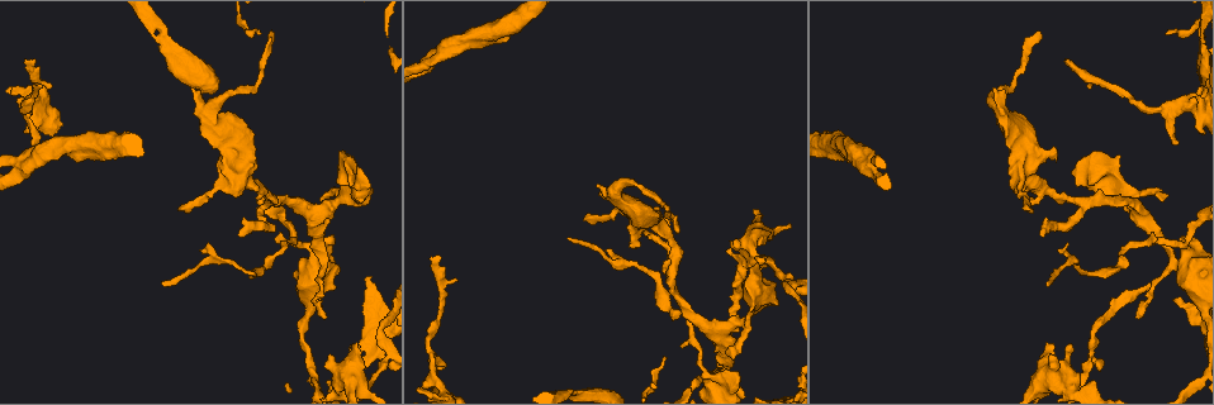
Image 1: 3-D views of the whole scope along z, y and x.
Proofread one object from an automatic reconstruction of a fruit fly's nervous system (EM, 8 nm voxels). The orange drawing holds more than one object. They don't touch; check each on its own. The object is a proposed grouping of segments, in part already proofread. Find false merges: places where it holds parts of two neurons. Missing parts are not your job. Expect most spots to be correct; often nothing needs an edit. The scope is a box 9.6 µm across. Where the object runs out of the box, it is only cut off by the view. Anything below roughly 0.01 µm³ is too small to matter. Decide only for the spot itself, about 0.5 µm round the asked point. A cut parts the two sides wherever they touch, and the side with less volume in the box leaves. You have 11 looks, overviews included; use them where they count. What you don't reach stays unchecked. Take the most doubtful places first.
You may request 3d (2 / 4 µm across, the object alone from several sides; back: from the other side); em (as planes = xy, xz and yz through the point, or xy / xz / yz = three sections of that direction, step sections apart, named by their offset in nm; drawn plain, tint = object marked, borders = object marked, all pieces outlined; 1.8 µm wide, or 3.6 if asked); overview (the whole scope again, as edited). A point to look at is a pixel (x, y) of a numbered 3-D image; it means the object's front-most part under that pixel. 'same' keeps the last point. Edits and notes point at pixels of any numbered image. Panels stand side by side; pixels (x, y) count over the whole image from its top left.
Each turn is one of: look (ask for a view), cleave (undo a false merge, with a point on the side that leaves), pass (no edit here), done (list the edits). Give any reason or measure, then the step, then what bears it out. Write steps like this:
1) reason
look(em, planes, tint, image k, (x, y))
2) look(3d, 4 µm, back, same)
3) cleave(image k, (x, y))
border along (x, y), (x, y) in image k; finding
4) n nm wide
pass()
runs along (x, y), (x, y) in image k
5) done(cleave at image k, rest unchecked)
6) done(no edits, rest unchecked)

look(3d, 4 µm, image 1, (1184, 265))

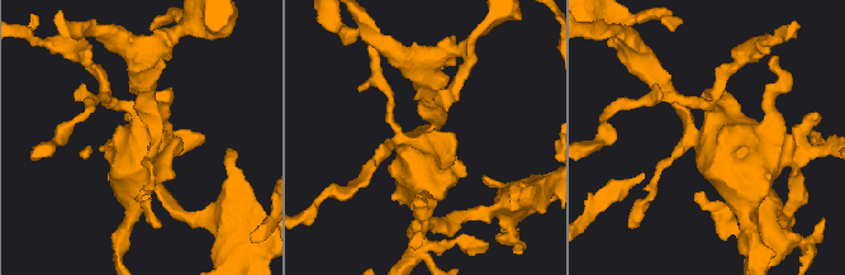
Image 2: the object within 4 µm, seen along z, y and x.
shape alone is not enough
look(em, 3.6 µm, planes, tint, image 2, (145, 138))

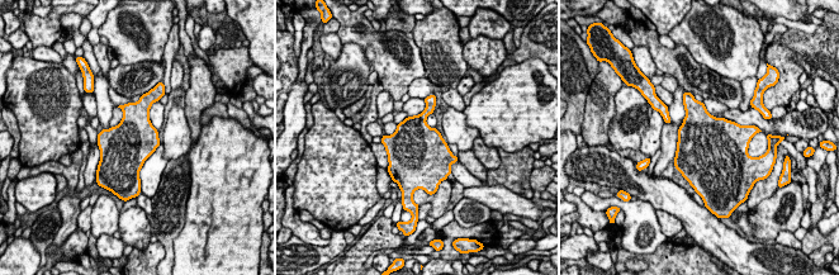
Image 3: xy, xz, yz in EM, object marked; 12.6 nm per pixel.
pass()
one neuron here

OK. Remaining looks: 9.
look(em, xy, step 16, tint, image 1, (746, 238))

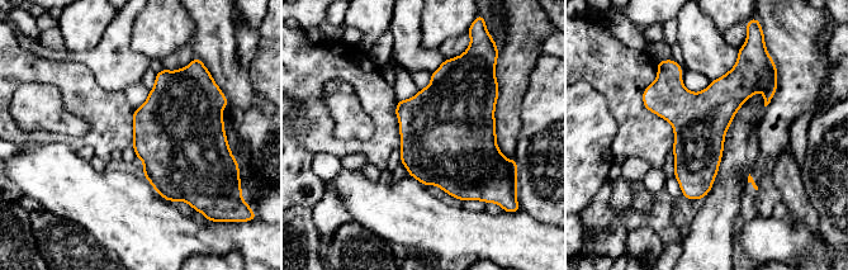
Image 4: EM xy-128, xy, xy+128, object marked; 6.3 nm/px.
280 nm wide
pass()
continuous, no second neuron

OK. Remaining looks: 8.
calibre changes
look(3d, 2 µm, image 1, (1179, 104))

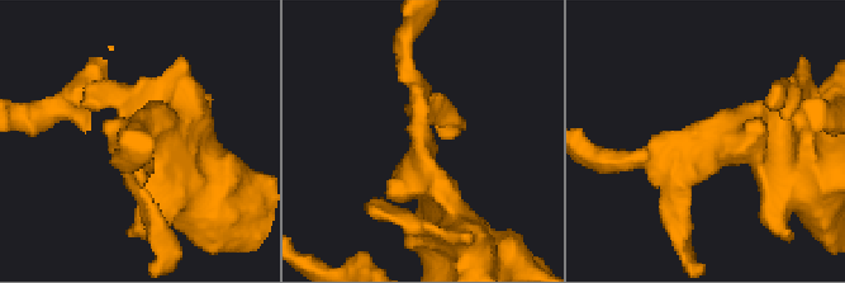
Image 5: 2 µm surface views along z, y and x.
shape alone is not enough
look(em, planes, plain, image 5, (704, 139))

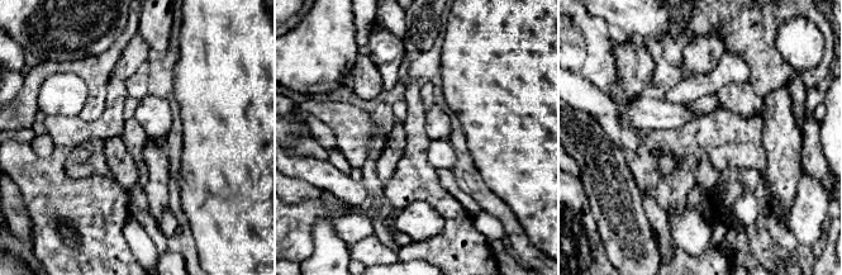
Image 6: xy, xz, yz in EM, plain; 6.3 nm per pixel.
look(em, planes, tint, same)

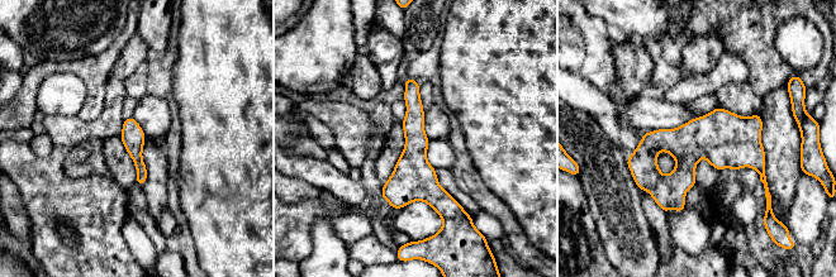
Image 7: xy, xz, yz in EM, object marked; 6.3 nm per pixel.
pass()
runs along (408, 81), (414, 176), (442, 210) in image 7; continuous, no second neuron

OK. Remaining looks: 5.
three-way junction
look(3d, 2 µm, image 1, (268, 200))

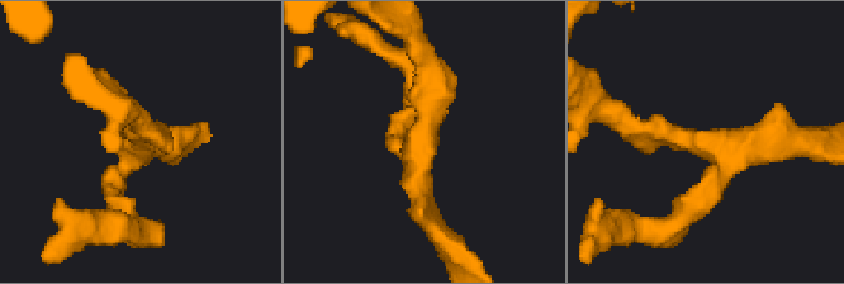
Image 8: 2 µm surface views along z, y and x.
3 arms; arms of 160, 170, 180 nm; need the tissue
look(em, planes, borders, image 8, (742, 147))

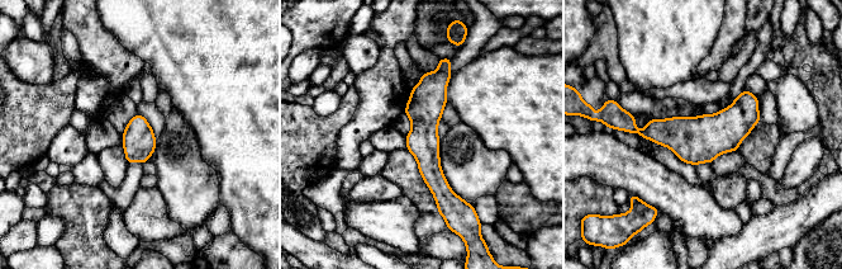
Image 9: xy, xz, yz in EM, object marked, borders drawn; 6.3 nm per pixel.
pass()
runs along (441, 65), (427, 156), (448, 208) in image 9; continuous, no second neuron

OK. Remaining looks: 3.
done(no edits, rest unchecked)

